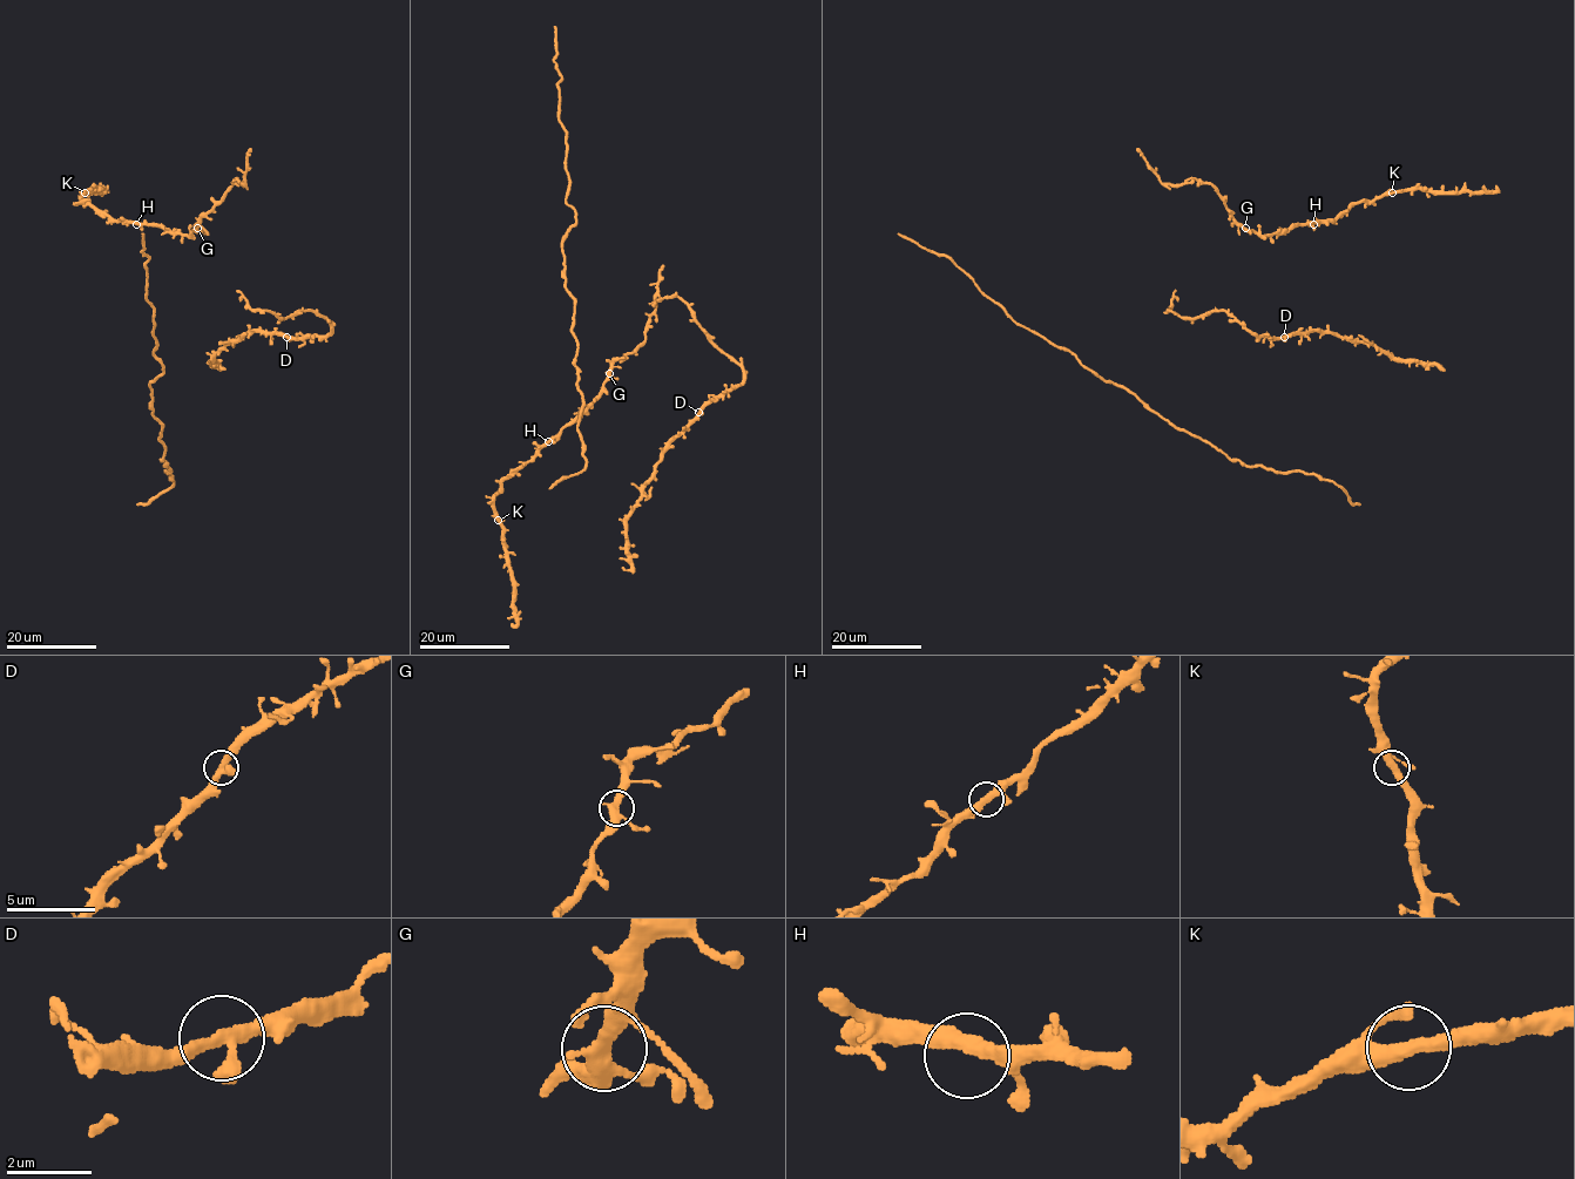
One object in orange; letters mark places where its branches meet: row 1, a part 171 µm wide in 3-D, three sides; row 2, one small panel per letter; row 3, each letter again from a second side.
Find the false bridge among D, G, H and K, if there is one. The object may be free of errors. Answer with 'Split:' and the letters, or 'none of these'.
Split: none of these

